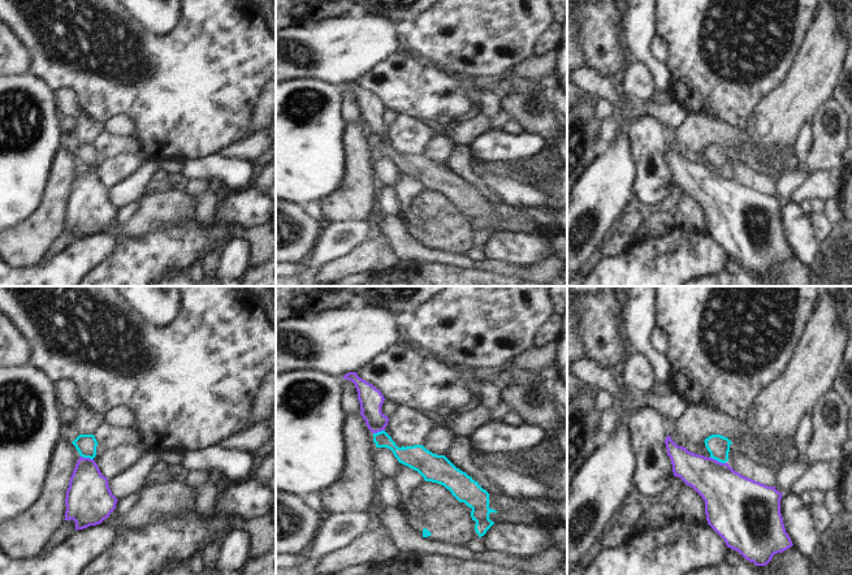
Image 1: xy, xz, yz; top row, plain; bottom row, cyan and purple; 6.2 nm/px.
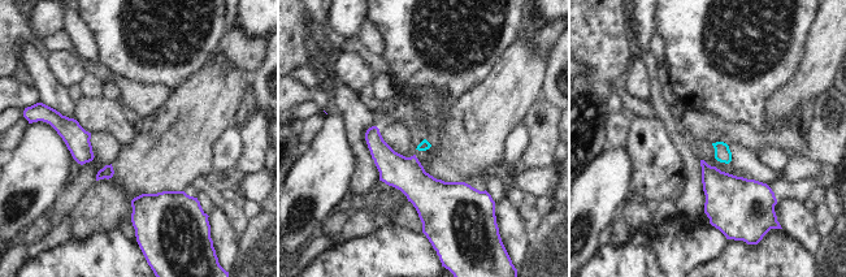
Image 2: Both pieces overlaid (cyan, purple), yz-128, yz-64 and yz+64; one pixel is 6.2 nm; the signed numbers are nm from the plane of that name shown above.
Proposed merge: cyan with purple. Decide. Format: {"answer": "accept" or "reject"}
{"answer": "reject"}

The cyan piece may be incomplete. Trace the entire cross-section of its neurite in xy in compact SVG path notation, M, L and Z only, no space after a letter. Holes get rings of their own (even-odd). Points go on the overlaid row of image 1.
M61 423L61 437L70 441L81 457L95 458L98 441L94 435L79 435L74 423Z

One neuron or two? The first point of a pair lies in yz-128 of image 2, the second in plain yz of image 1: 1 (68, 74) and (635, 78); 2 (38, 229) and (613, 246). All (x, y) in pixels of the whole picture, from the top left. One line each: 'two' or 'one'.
1: one
2: two

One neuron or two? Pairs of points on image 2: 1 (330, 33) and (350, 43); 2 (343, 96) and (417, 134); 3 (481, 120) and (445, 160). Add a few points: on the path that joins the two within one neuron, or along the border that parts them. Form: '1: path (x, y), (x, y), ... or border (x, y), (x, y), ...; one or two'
1: path (335, 38), (345, 43); one
2: border (372, 113), (376, 125); two
3: path (474, 130), (455, 150); one

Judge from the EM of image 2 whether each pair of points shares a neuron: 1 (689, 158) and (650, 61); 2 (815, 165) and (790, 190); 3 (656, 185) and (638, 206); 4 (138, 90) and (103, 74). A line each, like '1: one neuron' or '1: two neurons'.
1: one neuron
2: two neurons
3: two neurons
4: one neuron

